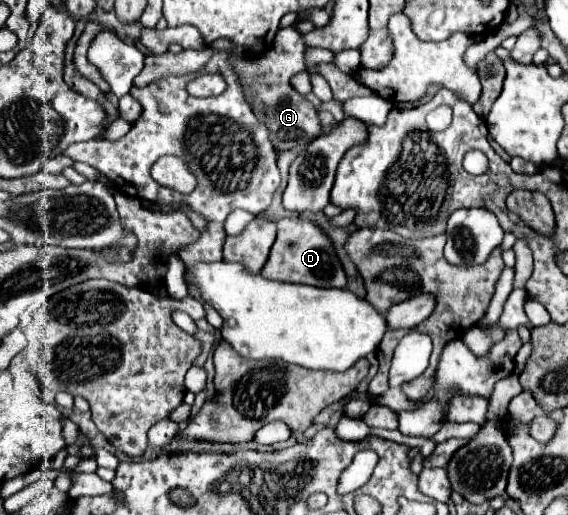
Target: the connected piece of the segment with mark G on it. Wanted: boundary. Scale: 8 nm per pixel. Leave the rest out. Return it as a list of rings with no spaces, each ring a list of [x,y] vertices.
[[[290,25],[278,31],[274,49],[270,49],[268,55],[264,55],[262,59],[234,61],[234,67],[240,73],[240,81],[244,83],[244,93],[256,117],[268,125],[272,133],[270,141],[274,143],[278,153],[286,149],[306,147],[312,139],[316,139],[322,133],[322,125],[320,125],[316,109],[306,97],[302,97],[290,85],[290,77],[304,69],[304,51],[306,51],[306,43],[302,39],[302,33],[294,25]]]

